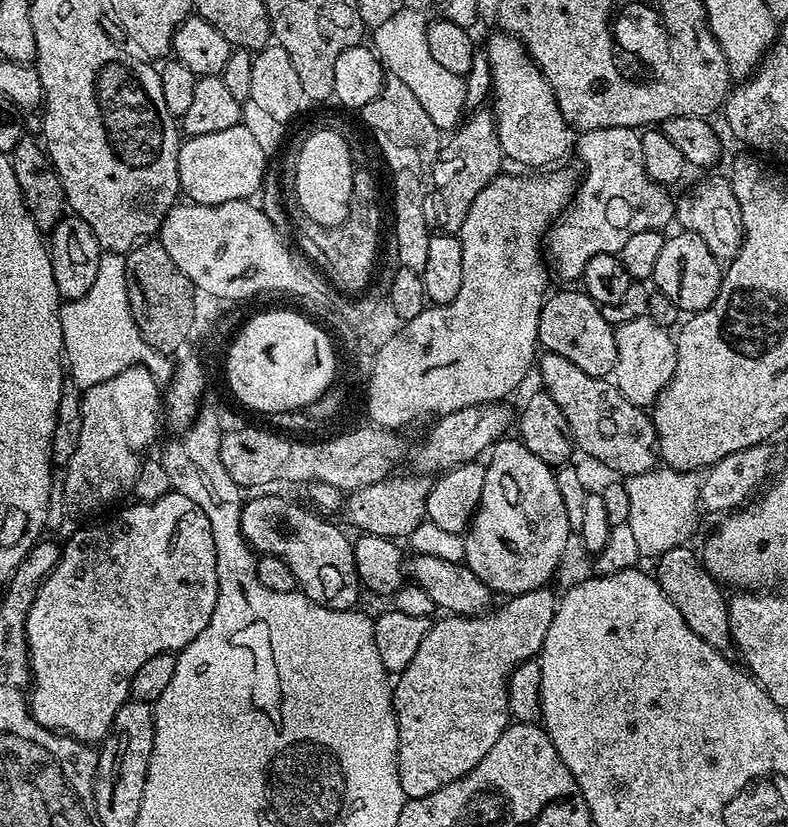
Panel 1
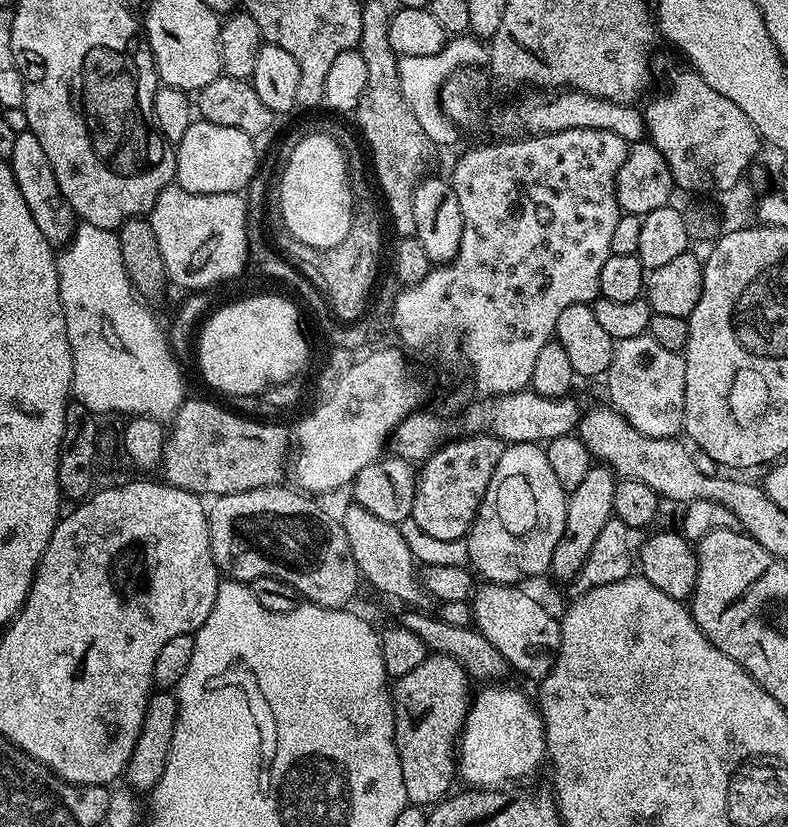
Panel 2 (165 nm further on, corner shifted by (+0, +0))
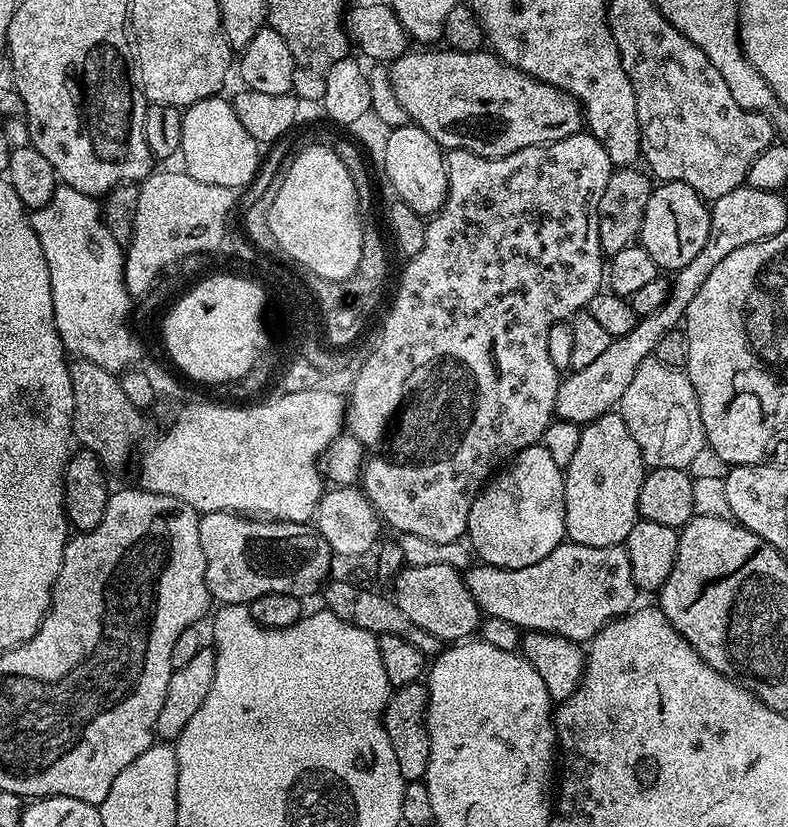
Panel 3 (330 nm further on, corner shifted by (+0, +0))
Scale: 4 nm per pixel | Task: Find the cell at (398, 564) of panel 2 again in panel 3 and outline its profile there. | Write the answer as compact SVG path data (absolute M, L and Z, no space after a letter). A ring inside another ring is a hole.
M445 563L410 564L395 575L395 582L394 599L406 618L427 633L434 634L442 642L460 642L469 639L479 629L482 613L474 602L473 595L466 589L463 573L459 569L446 566Z

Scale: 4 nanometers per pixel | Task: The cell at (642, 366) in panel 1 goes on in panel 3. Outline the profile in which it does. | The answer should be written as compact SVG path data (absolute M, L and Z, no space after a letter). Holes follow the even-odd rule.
M649 358L634 370L634 378L618 405L626 430L638 442L645 465L654 468L688 469L698 450L706 447L702 414L694 386L687 371L666 366L660 360Z

